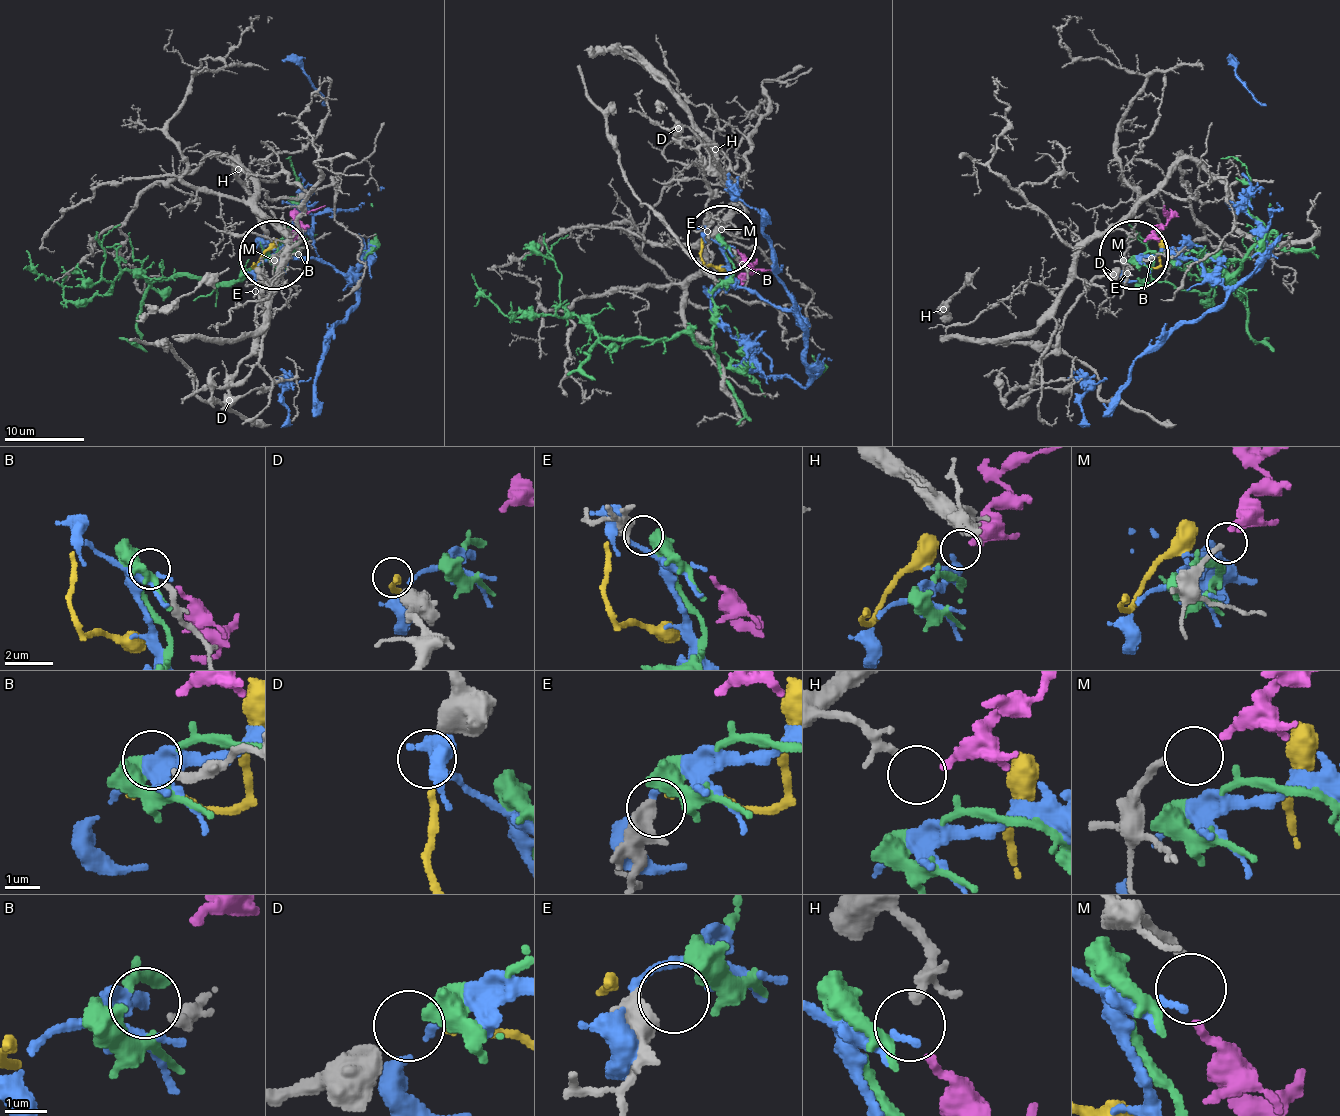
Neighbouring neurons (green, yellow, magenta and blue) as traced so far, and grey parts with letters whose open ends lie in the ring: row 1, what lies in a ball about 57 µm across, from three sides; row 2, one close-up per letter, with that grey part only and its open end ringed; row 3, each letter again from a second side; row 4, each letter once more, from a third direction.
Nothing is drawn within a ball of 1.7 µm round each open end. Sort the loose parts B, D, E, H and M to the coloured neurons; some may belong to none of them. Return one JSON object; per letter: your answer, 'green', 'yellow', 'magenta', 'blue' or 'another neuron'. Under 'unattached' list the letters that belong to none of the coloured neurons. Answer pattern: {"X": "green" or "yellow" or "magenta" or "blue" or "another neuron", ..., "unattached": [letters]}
{"B": "another neuron", "D": "yellow", "E": "green", "H": "another neuron", "M": "magenta", "unattached": ["B", "H"]}

